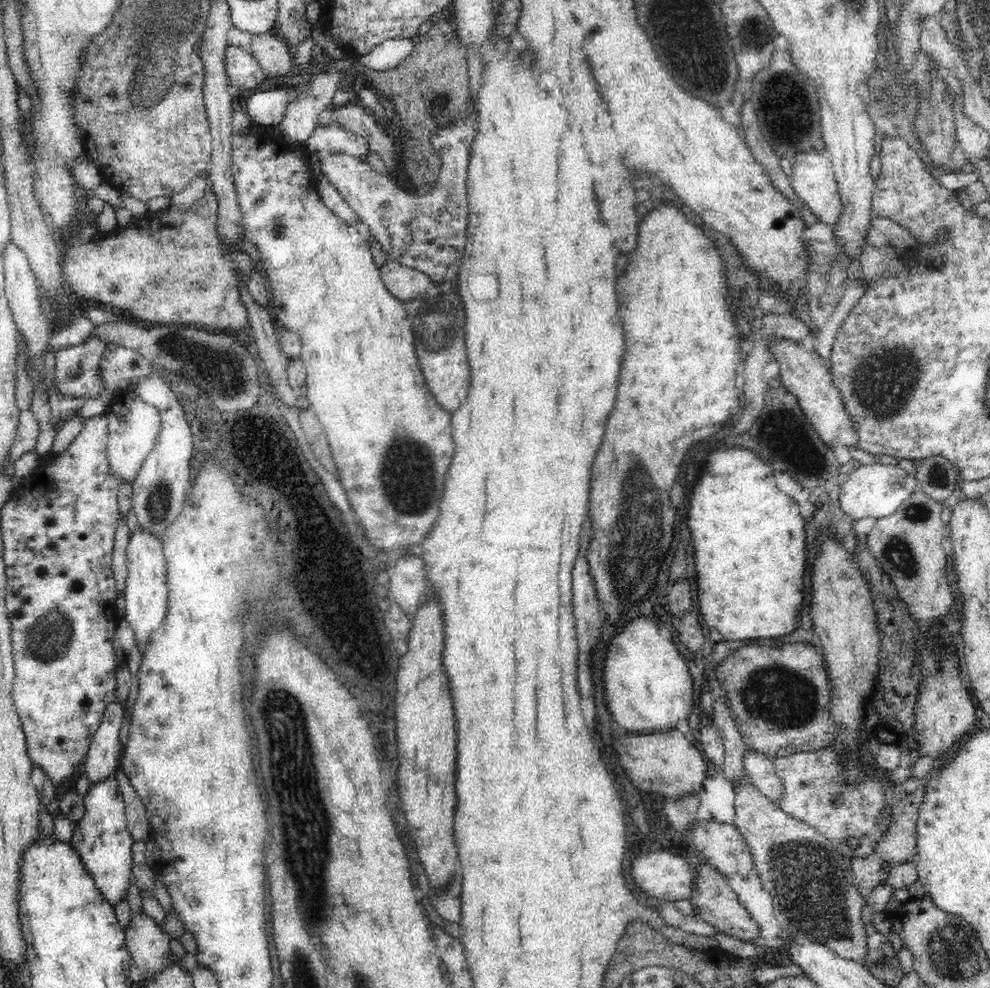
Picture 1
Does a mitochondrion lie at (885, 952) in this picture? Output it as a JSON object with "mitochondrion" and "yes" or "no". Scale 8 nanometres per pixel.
{"mitochondrion":"no"}

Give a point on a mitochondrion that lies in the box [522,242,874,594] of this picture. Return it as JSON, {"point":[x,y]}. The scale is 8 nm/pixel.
{"point":[643,518]}

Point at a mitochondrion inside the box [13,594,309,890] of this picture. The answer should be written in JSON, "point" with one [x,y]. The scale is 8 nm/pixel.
{"point":[48,640]}

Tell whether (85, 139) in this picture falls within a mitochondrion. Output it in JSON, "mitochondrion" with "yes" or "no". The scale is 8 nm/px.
{"mitochondrion":"no"}

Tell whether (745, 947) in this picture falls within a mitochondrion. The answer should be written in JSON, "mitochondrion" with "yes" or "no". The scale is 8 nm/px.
{"mitochondrion":"no"}

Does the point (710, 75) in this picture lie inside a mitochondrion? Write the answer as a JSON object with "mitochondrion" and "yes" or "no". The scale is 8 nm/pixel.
{"mitochondrion":"yes"}

